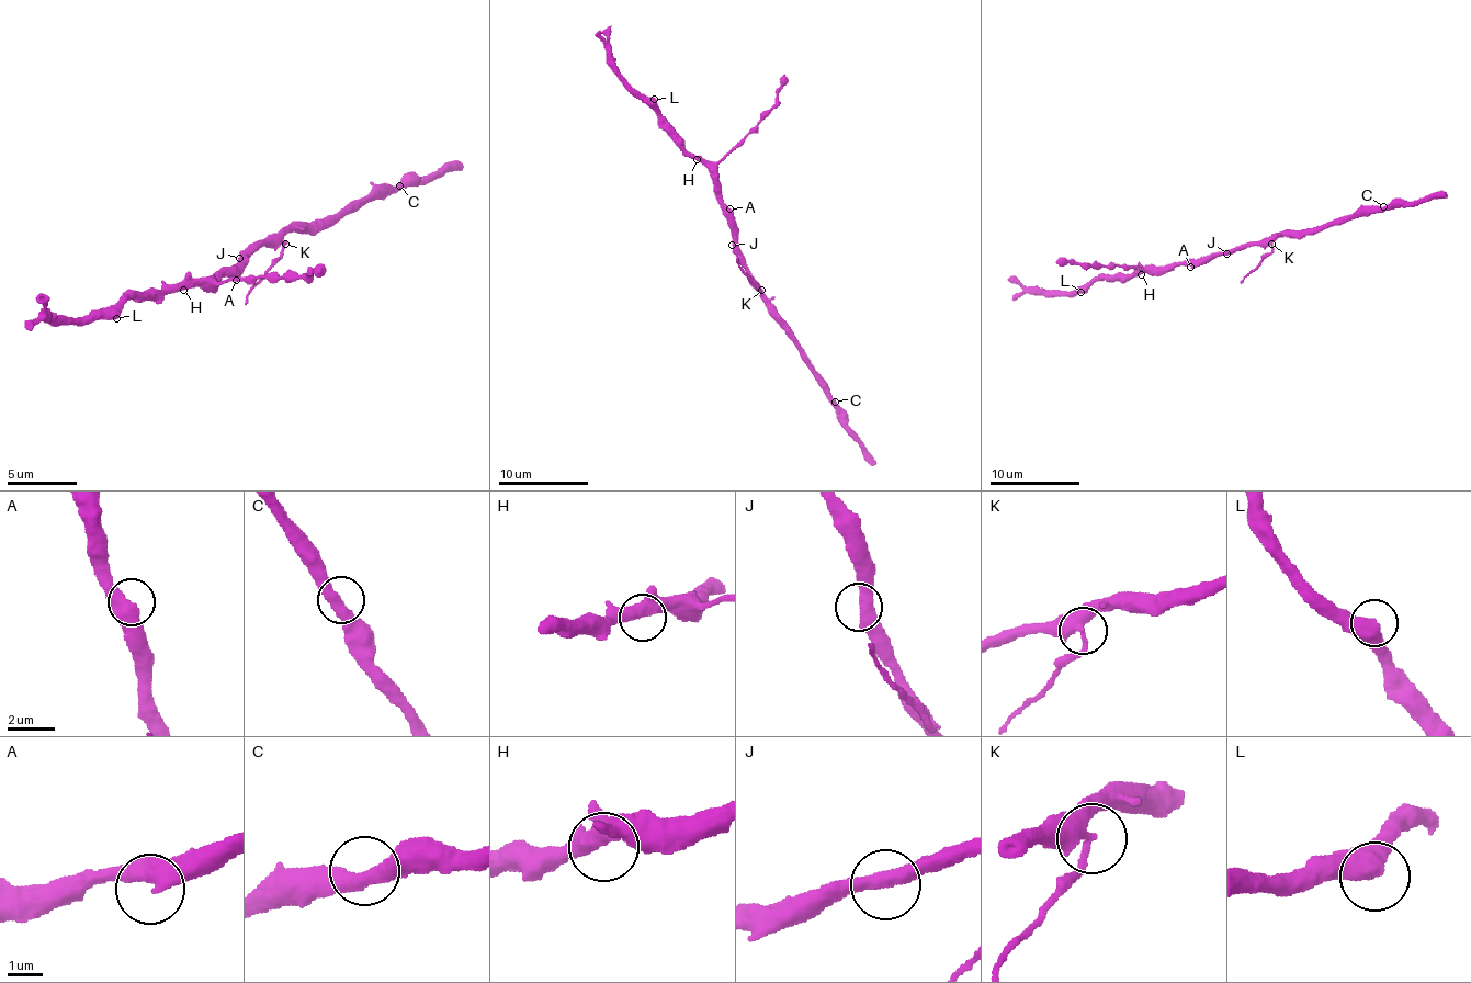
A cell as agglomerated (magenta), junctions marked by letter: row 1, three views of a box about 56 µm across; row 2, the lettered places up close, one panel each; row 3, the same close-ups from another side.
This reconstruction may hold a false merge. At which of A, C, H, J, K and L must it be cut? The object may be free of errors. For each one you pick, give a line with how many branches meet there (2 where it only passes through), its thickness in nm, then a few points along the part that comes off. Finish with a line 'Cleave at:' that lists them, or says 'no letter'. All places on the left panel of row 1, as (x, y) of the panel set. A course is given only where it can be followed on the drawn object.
K: 3 | 360 nm | (284, 245), (281, 258), (246, 304)
Cleave at: K

